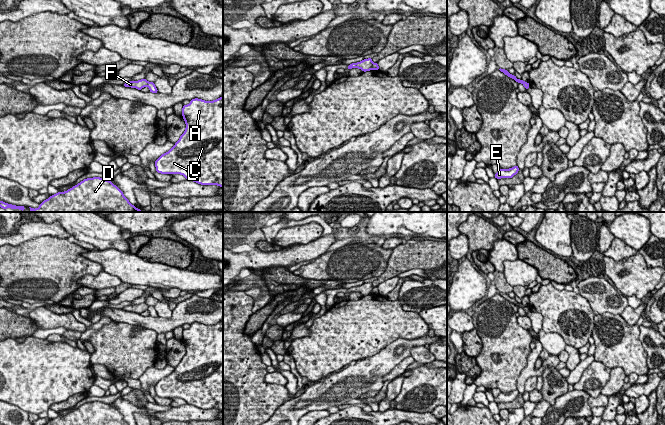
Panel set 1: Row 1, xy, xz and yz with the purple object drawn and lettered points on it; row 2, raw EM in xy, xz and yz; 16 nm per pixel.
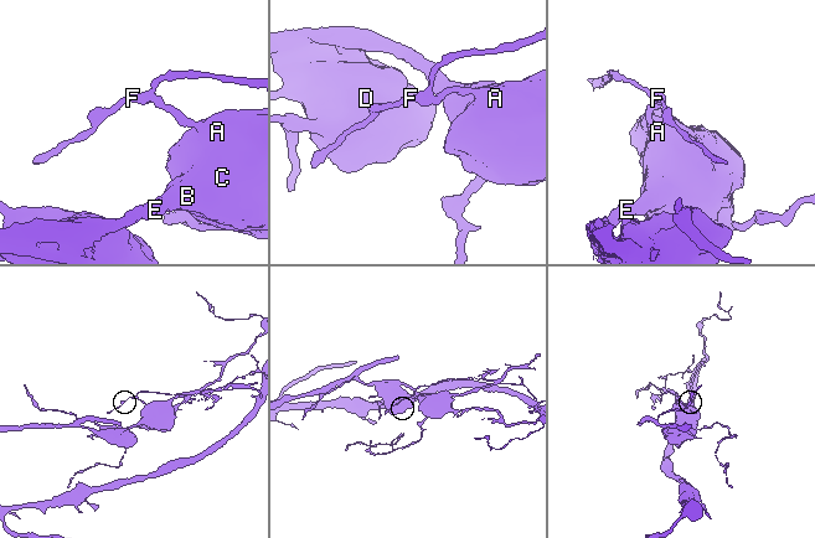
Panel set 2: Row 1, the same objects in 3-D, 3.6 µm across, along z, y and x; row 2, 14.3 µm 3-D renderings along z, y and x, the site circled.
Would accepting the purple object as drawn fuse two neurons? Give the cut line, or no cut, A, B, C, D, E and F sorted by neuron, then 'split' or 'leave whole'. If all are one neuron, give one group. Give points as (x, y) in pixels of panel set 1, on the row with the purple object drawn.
cut xy (149, 82), (146, 85); groups A B C D E / F; split

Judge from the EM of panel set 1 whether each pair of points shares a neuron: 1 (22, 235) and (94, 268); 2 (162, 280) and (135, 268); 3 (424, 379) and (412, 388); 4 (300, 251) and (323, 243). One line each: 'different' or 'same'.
1: different
2: same
3: same
4: same

